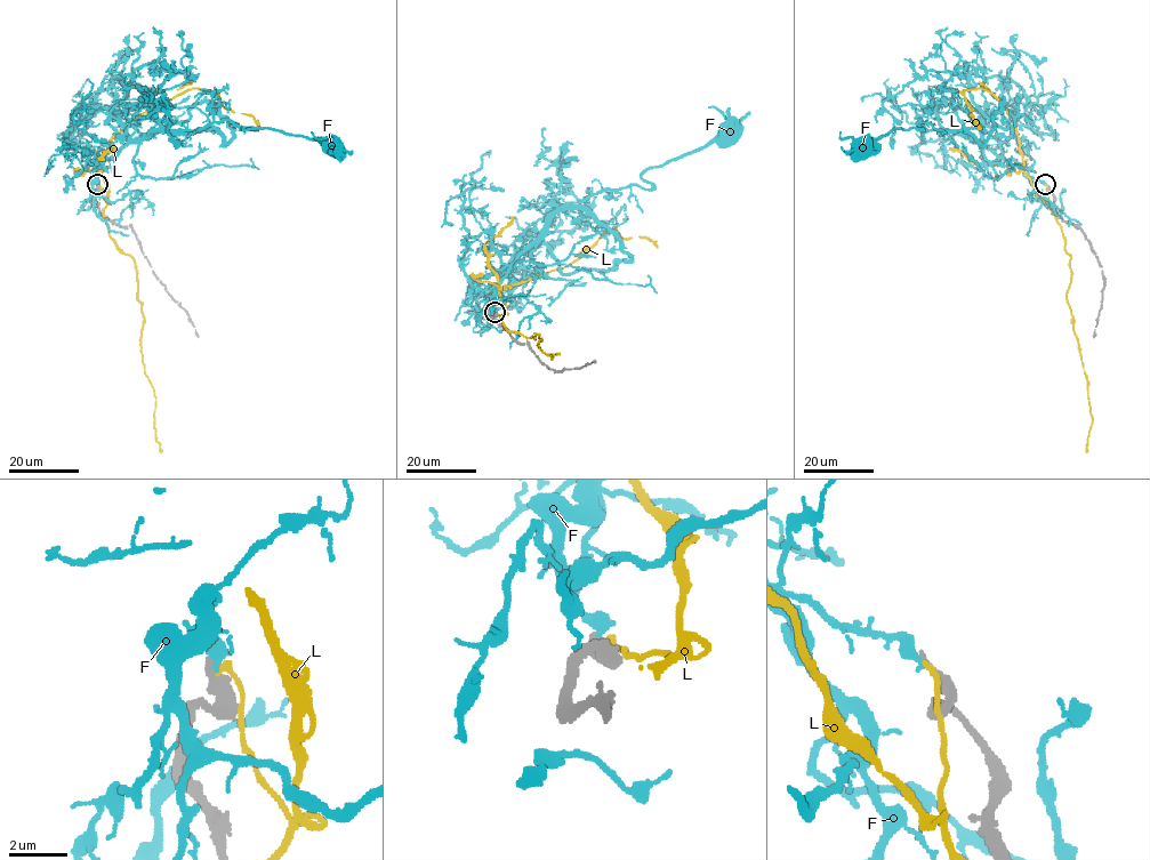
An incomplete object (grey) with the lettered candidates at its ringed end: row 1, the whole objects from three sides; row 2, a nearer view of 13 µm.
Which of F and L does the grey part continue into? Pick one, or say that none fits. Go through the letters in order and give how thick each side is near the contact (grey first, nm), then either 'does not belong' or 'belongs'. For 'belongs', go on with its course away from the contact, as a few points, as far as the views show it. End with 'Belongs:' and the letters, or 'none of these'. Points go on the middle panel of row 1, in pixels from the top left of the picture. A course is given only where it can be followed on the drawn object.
F: 320/400 nm | does not belong
L: 440/200 nm | does not belong
Belongs: none of these

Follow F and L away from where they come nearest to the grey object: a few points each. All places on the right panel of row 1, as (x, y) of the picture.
F: (1045, 184), (1013, 160), (962, 135), (927, 130), (921, 119), (922, 129), (893, 129), (861, 147)
L: (1047, 185), (1048, 206), (1070, 257), (1067, 300), (1092, 418), (1086, 452)

